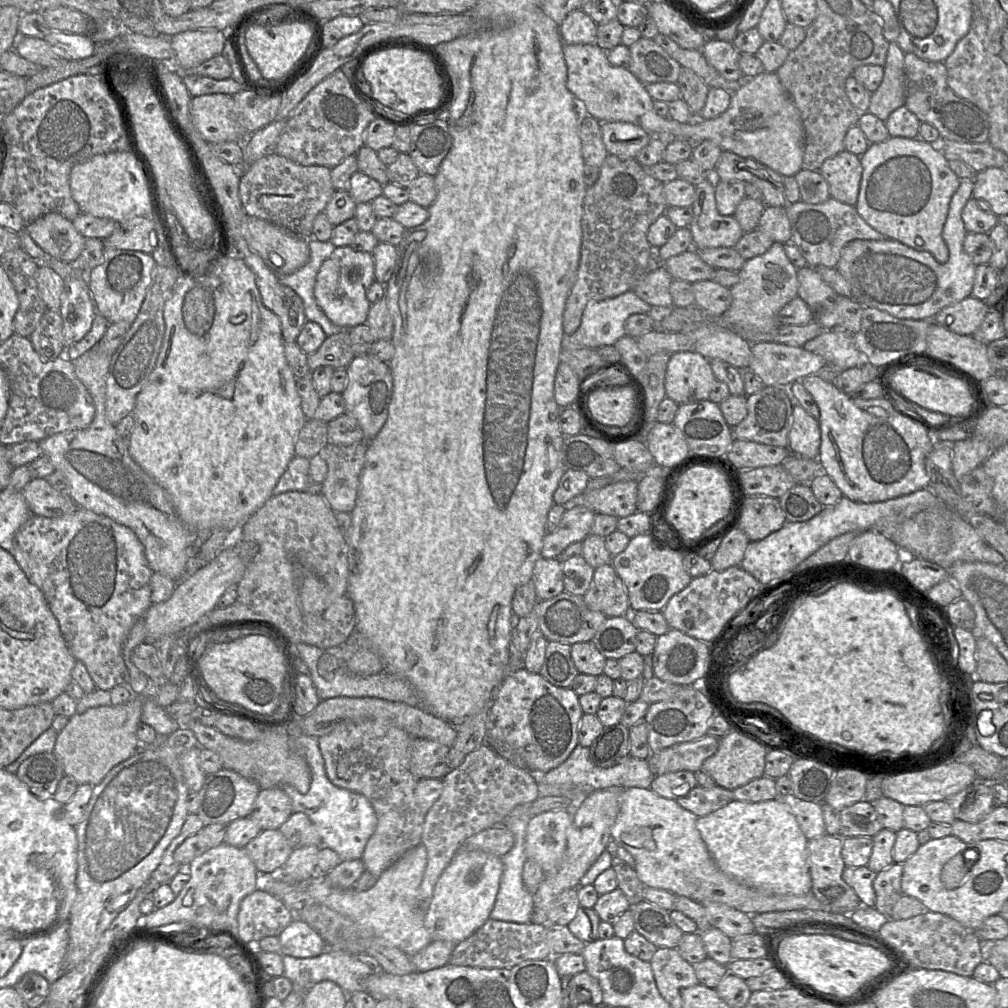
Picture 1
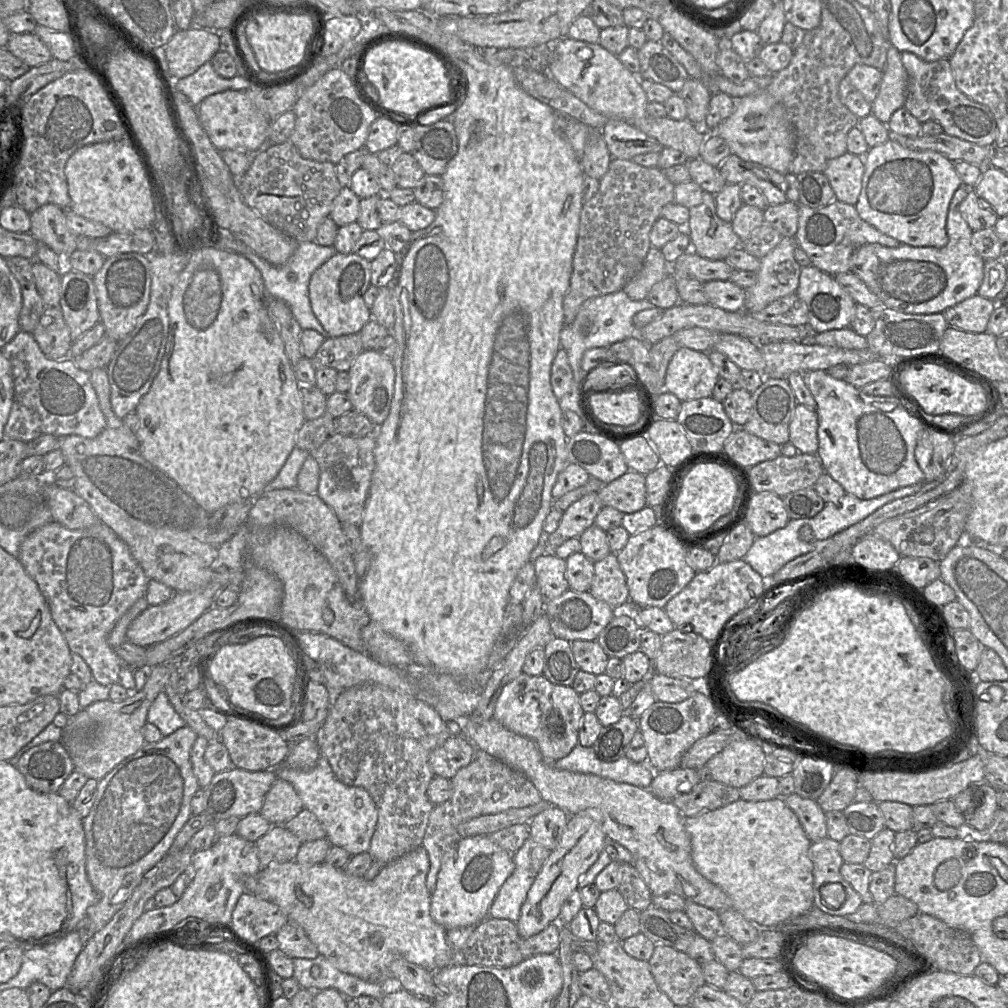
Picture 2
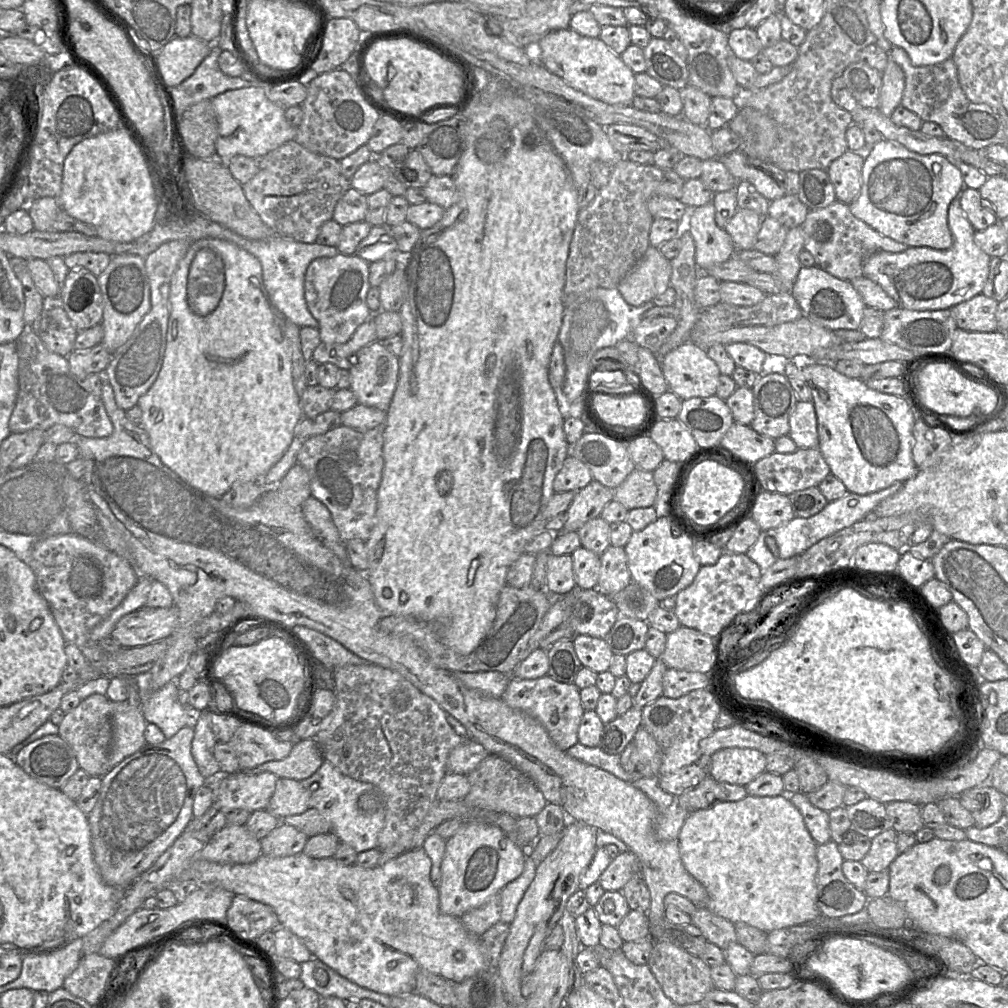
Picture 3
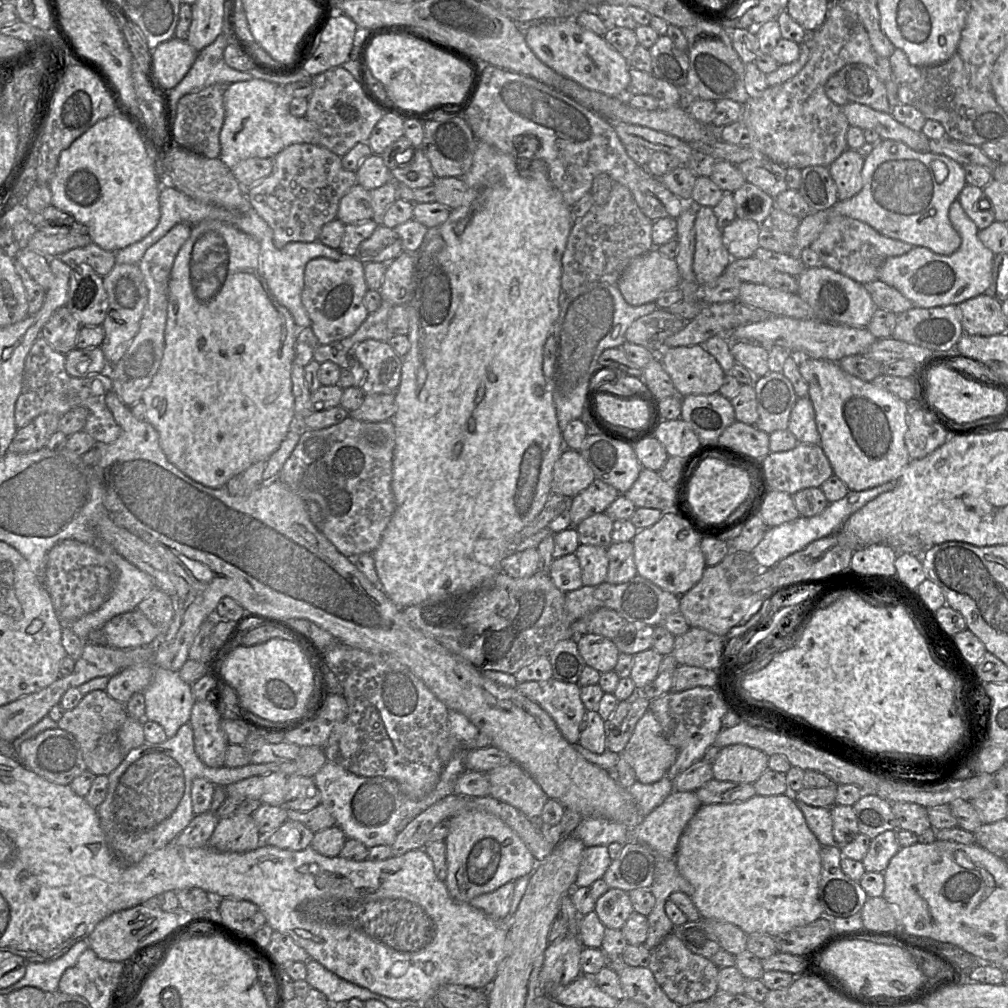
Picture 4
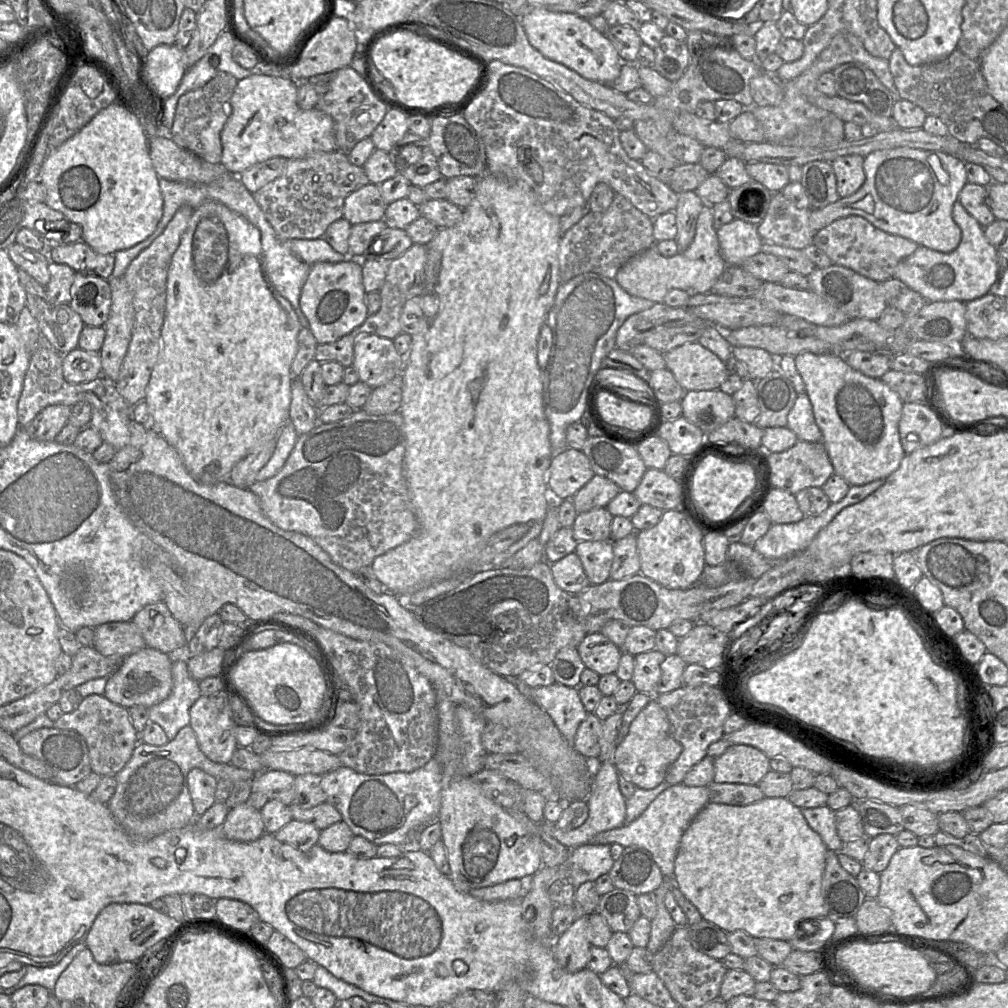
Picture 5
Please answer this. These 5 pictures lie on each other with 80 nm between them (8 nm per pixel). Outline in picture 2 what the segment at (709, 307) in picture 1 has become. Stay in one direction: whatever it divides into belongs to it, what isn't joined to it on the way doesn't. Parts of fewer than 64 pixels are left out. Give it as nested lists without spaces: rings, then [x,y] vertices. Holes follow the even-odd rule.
[[[712,280],[704,282],[704,294],[708,304],[729,312],[742,311],[745,301],[745,289],[730,280]]]

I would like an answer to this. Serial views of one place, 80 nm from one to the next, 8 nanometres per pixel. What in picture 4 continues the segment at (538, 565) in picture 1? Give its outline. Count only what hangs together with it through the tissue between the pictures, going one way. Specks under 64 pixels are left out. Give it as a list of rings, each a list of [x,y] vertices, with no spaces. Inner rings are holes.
[[[575,553],[553,558],[549,576],[554,585],[564,593],[583,586],[581,568]]]

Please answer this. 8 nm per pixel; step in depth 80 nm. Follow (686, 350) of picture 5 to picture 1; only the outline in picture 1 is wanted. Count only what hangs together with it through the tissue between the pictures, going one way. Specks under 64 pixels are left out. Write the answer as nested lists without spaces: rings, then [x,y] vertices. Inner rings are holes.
[[[695,351],[673,353],[665,375],[666,397],[678,405],[708,400],[716,381],[710,360]]]

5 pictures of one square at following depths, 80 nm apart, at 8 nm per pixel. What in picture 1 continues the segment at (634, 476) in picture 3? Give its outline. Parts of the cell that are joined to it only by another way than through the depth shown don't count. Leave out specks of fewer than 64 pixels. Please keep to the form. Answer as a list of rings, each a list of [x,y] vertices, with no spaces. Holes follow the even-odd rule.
[[[637,480],[620,481],[590,492],[582,492],[569,505],[582,505],[596,514],[622,518],[637,511]]]

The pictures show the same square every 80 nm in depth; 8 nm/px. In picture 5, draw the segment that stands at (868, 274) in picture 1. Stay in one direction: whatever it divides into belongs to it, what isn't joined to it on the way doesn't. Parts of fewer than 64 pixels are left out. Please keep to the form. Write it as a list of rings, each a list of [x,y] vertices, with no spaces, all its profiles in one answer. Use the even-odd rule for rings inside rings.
[[[957,200],[952,218],[962,232],[958,247],[948,253],[919,246],[895,267],[893,278],[918,292],[928,302],[959,300],[964,303],[987,294],[998,273],[997,249],[984,235],[984,227]]]

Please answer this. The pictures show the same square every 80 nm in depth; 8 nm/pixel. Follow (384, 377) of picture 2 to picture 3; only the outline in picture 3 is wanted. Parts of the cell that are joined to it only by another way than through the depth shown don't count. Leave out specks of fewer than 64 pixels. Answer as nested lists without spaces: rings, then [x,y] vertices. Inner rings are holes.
[[[376,340],[352,360],[350,389],[358,403],[388,411],[399,377],[399,358]]]

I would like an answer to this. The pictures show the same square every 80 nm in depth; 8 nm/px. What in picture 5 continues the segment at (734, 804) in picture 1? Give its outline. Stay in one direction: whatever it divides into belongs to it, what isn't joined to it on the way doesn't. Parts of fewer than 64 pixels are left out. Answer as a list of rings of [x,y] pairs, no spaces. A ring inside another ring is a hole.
[[[764,797],[748,805],[708,802],[682,835],[674,861],[672,882],[697,907],[703,919],[716,924],[725,932],[743,930],[755,938],[773,938],[789,941],[794,937],[803,921],[819,919],[829,915],[828,906],[822,894],[822,877],[826,866],[827,851],[828,848],[820,835],[806,821],[801,808],[791,803],[787,797]]]

